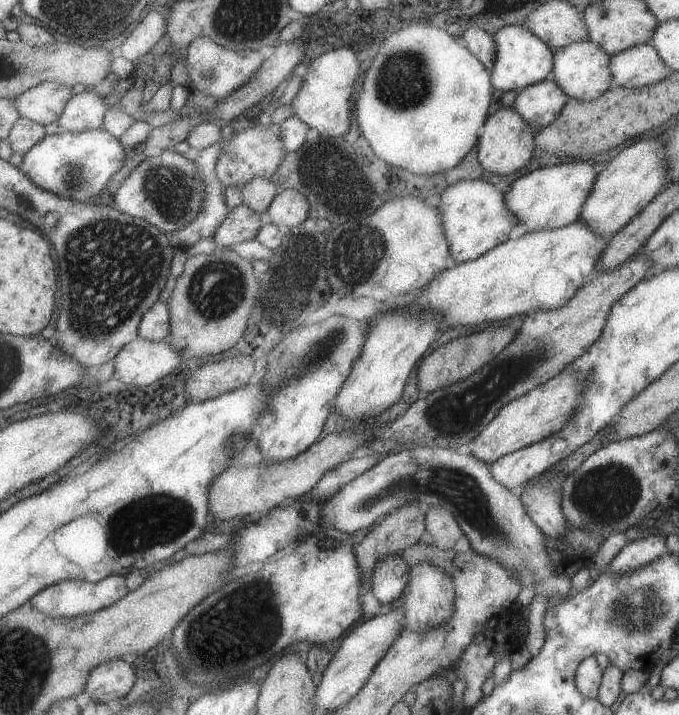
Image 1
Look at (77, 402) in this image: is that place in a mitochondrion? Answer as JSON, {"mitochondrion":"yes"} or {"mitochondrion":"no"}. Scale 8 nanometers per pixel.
{"mitochondrion":"no"}

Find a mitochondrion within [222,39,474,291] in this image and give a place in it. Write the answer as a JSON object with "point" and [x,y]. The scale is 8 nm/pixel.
{"point":[405,79]}

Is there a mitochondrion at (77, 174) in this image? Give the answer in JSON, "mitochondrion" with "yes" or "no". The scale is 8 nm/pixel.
{"mitochondrion":"yes"}

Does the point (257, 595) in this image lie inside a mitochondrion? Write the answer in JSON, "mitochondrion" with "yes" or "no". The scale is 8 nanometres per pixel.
{"mitochondrion":"yes"}

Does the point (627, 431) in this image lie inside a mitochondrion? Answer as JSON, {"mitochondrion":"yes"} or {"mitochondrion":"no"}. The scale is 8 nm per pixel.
{"mitochondrion":"no"}

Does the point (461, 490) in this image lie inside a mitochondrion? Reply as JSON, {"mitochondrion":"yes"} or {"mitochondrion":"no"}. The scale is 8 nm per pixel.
{"mitochondrion":"yes"}

